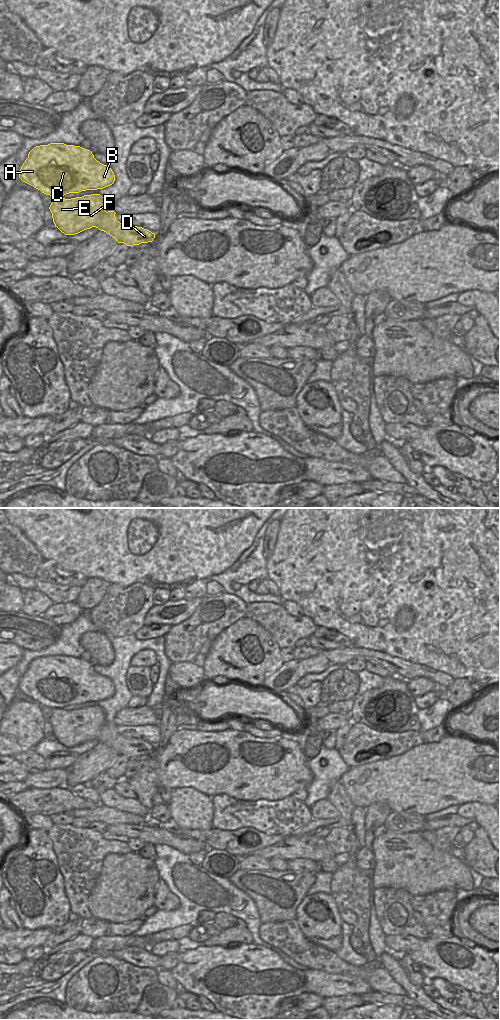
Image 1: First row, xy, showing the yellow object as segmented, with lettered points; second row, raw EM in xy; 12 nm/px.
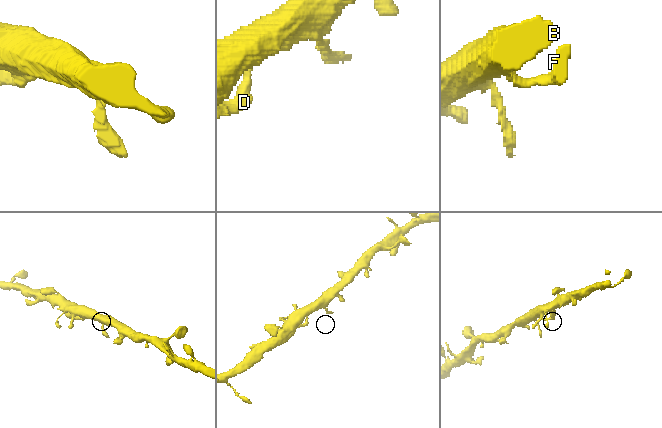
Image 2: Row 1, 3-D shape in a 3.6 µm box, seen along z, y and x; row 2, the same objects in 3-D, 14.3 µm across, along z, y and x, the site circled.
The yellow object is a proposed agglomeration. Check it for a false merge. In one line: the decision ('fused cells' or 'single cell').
single cell

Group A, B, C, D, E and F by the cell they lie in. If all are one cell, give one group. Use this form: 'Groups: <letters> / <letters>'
Groups: A B C D E F

